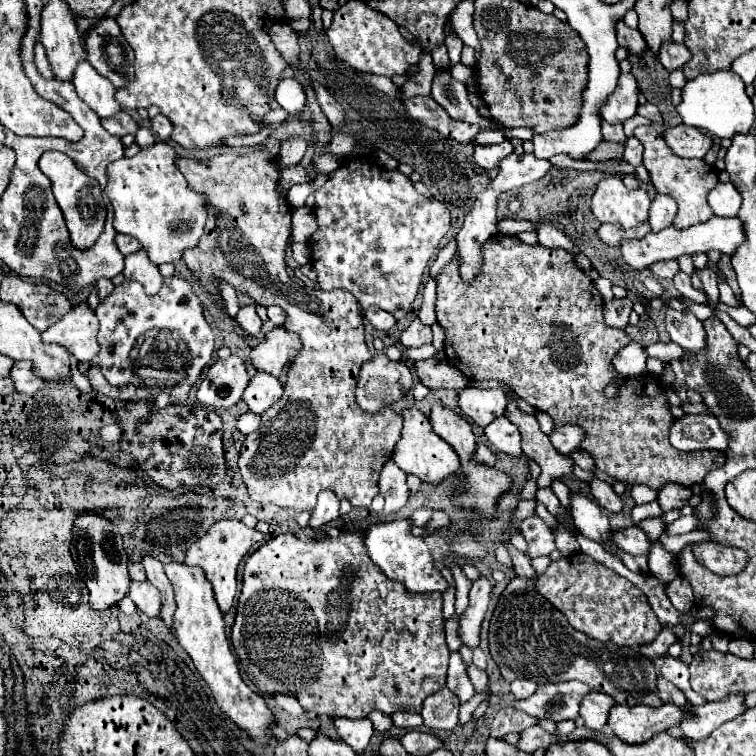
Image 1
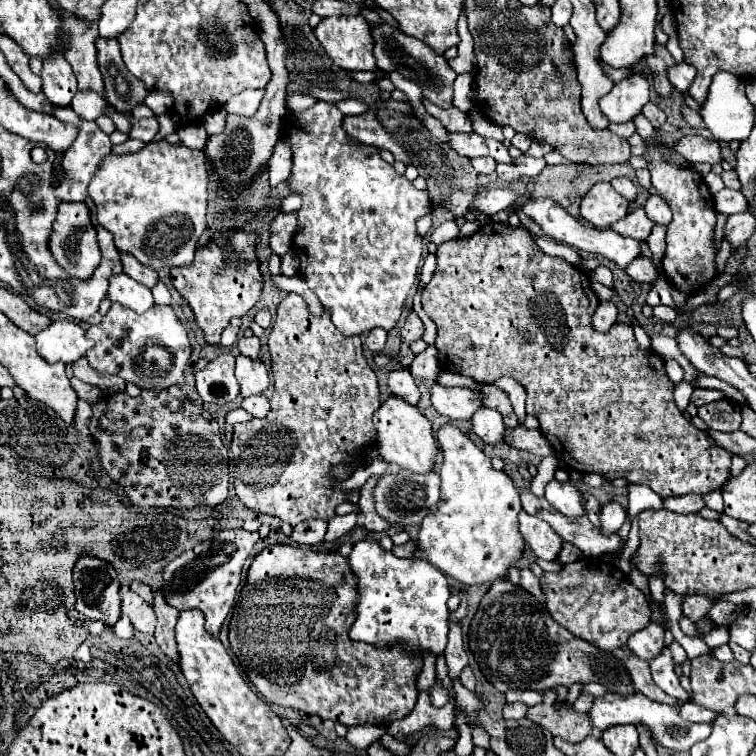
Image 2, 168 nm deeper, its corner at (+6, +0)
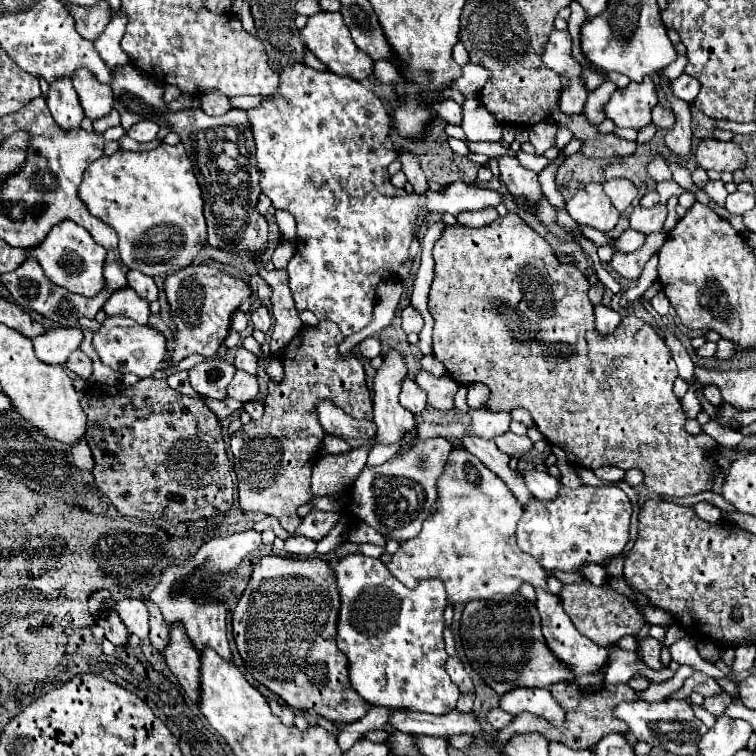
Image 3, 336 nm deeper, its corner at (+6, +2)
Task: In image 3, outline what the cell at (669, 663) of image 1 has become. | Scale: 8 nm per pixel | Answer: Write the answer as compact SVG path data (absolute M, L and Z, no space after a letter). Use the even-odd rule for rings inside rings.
M644 638L642 640L642 660L648 668L652 670L662 670L664 664L660 662L660 650L662 650L662 644L654 638Z

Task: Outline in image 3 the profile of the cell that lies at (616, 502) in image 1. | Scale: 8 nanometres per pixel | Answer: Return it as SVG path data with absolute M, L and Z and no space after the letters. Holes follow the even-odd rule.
M618 486L566 488L554 502L532 500L518 522L516 538L522 552L532 554L548 572L576 572L584 562L600 564L628 544L632 502Z

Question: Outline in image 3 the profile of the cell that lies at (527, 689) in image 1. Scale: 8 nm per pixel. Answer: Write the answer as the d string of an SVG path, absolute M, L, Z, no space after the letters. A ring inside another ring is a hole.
M514 688L500 698L500 708L510 714L532 712L532 714L546 718L554 726L560 726L564 722L564 710L558 706L550 690L546 688L538 688L538 690Z

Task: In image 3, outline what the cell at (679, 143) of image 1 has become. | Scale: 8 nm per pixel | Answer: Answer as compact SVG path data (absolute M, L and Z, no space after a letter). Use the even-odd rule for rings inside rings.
M714 138L702 140L694 150L694 158L702 168L718 170L718 172L724 172L724 170L734 172L734 170L742 168L746 162L746 156L738 144L720 142Z

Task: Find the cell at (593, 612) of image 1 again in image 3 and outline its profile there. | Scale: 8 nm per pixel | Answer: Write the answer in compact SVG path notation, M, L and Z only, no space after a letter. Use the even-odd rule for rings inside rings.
M584 578L580 584L568 584L564 586L564 602L564 610L570 616L576 630L580 630L580 634L588 636L592 642L604 648L612 646L622 636L636 636L644 626L642 610L628 596L618 594L608 582L604 582L602 586L594 586L590 580Z

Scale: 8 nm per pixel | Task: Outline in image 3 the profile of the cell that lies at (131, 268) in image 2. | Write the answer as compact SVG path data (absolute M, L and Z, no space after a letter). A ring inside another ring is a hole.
M130 270L130 272L126 274L126 278L128 278L128 284L130 284L142 298L146 298L148 302L154 302L154 300L158 298L156 282L154 282L150 276L146 276L146 274L138 272L138 270Z

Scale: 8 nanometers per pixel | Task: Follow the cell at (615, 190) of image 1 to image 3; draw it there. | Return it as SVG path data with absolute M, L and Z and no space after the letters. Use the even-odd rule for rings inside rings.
M588 184L580 188L568 200L566 210L578 224L590 224L602 232L612 230L620 218L620 212L604 194L602 184Z

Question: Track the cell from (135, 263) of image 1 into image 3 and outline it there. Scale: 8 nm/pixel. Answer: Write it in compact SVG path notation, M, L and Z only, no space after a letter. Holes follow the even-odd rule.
M124 286L112 292L112 296L104 304L104 312L108 316L114 316L114 314L128 316L128 318L134 318L136 322L148 324L150 304L146 304L144 298L138 298L138 294L130 286Z

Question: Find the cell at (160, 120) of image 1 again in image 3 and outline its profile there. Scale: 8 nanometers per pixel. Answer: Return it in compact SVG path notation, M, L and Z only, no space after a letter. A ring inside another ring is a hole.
M142 120L142 122L134 124L126 134L136 142L150 142L158 134L158 124L150 122L150 120Z

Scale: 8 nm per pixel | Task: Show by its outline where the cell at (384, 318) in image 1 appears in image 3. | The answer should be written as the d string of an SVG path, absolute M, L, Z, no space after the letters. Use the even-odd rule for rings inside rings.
M366 338L364 342L358 344L358 350L356 350L358 356L366 356L366 358L376 358L382 354L382 344L378 338Z

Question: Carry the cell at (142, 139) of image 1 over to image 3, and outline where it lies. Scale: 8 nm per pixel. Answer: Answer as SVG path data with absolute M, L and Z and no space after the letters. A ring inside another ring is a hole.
M78 68L72 74L72 84L78 92L84 114L92 120L110 114L112 110L112 90L108 84L102 84L86 68Z

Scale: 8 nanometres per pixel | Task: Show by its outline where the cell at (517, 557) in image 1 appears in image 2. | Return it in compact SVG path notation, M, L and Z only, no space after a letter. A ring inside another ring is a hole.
M522 568L522 570L520 570L520 574L522 574L520 586L522 586L526 592L534 594L538 600L542 600L542 602L544 602L544 594L542 594L540 582L538 582L538 578L532 574L532 570L528 570L528 568Z

